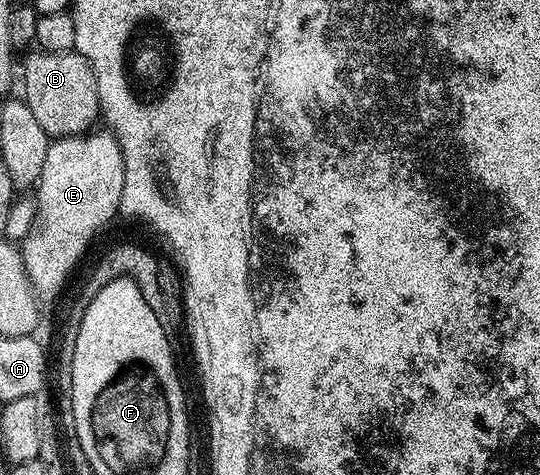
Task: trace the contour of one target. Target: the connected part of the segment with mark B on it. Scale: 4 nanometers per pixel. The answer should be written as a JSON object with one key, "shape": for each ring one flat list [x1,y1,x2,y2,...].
{"shape":[[38,48,32,49,27,55,28,58,21,62,21,94,29,104,33,117,39,121,41,128,45,128,48,139,88,133,100,117,97,76,89,60,78,52,58,54]]}

